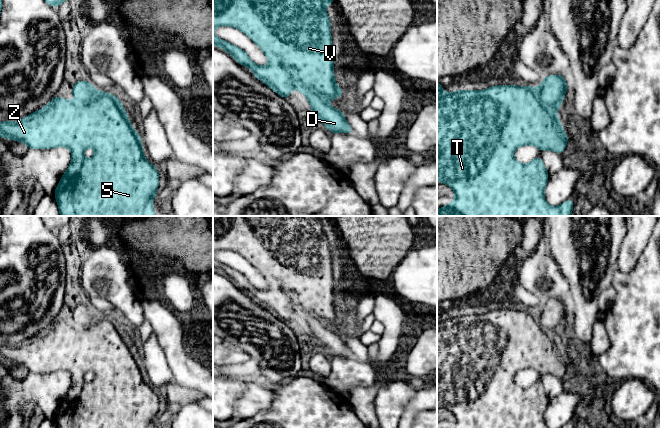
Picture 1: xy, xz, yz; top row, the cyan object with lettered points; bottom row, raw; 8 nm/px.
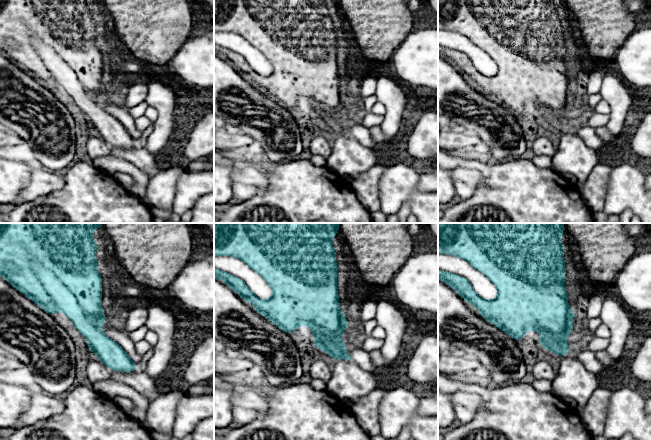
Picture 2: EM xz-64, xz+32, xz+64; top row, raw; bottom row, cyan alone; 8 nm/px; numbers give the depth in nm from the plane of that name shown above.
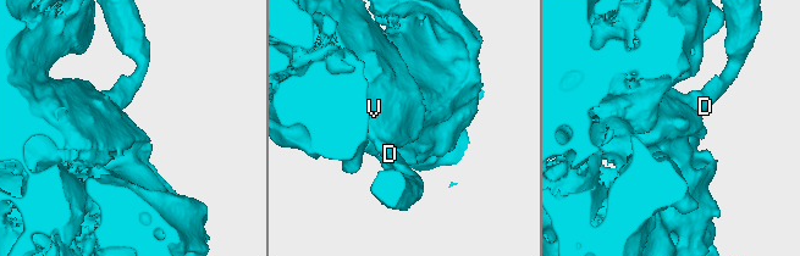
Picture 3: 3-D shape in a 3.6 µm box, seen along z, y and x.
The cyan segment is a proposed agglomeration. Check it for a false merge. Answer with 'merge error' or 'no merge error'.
merge error

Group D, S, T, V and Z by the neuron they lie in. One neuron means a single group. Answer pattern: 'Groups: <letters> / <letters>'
Groups: D / S T V Z

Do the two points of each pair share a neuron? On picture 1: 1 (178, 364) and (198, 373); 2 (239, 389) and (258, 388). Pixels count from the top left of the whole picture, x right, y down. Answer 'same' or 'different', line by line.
1: same
2: different

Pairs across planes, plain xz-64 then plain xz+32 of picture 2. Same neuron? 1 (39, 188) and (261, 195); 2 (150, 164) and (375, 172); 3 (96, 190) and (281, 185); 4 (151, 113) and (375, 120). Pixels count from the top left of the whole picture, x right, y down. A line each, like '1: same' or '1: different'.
1: different
2: different
3: same
4: different

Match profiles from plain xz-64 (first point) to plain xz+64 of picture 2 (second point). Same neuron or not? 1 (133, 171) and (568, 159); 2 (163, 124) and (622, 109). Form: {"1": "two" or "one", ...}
{"1": "two", "2": "one"}

